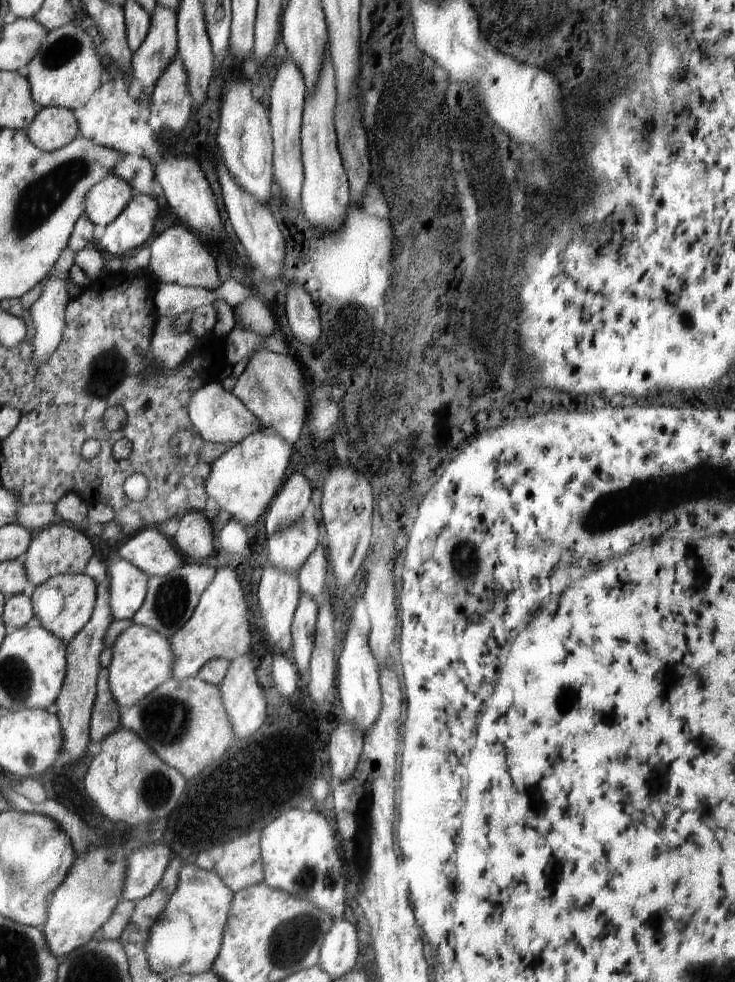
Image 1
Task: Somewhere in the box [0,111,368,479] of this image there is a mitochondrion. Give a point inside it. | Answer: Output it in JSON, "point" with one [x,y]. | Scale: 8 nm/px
{"point":[43,196]}

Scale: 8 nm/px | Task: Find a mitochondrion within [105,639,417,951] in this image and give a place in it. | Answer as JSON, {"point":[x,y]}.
{"point":[166,720]}

